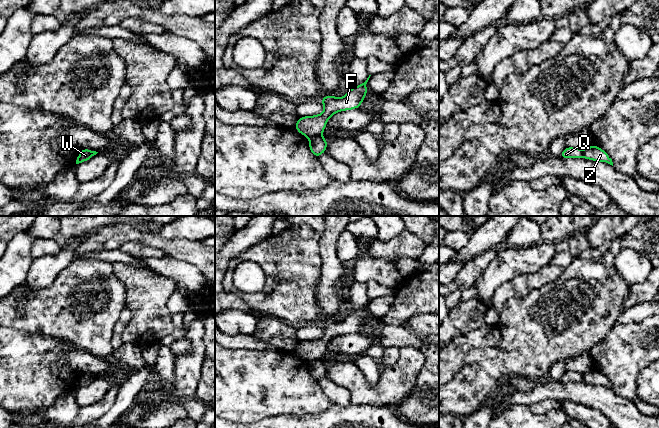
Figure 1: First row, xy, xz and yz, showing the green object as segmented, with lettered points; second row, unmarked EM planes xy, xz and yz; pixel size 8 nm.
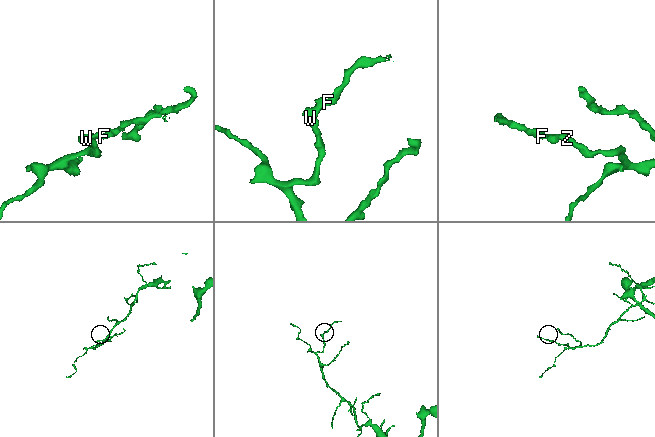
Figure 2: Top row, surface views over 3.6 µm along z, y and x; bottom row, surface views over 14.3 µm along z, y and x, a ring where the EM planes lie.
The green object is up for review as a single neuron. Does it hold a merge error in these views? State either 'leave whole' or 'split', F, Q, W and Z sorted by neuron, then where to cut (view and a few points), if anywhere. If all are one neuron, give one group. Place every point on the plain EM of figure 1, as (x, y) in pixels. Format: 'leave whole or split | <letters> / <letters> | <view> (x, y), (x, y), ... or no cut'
split | F Q W / Z | xz (319, 358), (309, 362)

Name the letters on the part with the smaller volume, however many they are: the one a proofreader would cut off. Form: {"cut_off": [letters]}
{"cut_off": ["F", "Q", "W"]}

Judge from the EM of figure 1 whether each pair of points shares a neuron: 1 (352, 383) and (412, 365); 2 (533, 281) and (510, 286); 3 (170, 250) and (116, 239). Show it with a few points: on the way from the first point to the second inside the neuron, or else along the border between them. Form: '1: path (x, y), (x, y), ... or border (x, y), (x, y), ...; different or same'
1: path (367, 390), (387, 390), (397, 380); same
2: path (527, 282), (516, 286); same
3: path (157, 241), (141, 236), (129, 236); same

